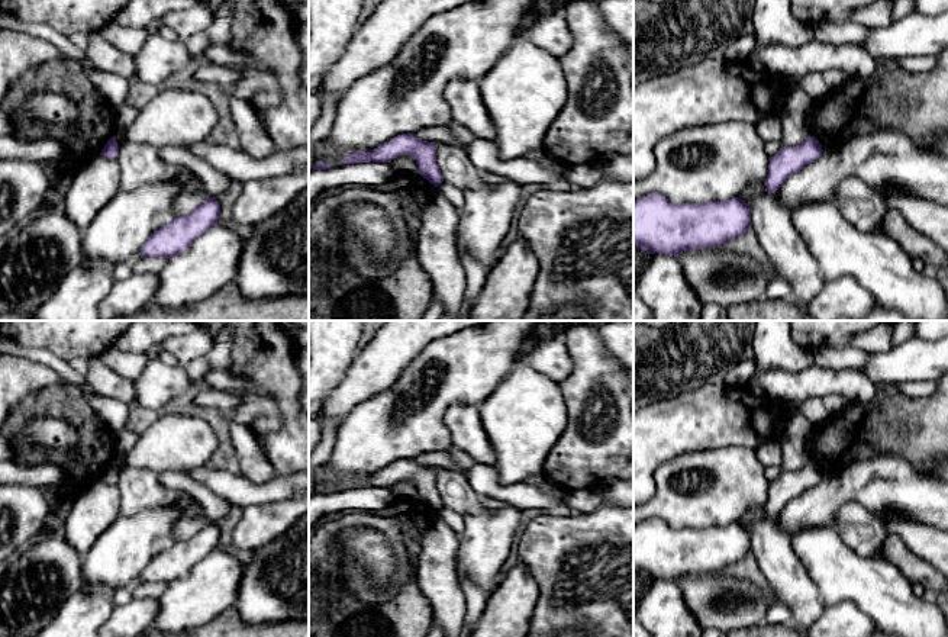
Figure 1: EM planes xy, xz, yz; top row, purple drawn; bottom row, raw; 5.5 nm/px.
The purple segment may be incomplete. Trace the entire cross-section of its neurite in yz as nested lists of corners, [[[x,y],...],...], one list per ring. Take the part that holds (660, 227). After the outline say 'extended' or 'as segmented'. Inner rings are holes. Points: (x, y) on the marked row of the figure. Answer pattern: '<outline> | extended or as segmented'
[[[660,193],[633,200],[633,247],[648,254],[678,257],[683,251],[720,247],[751,228],[751,212],[741,197],[706,203],[673,203]]] | as segmented

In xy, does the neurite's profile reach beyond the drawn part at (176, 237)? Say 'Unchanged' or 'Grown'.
Unchanged

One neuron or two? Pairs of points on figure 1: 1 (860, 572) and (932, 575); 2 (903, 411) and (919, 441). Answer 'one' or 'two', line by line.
1: two
2: one

